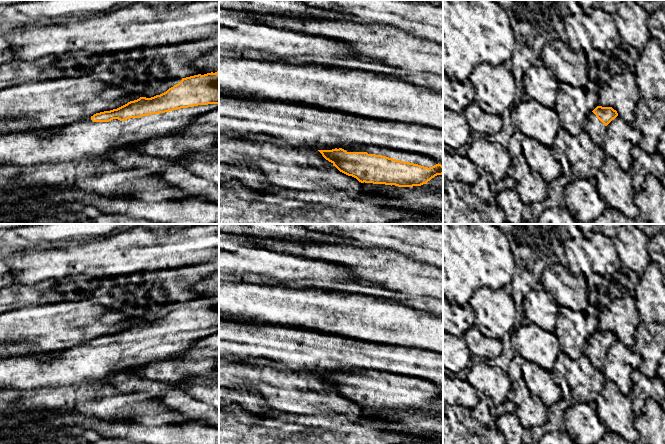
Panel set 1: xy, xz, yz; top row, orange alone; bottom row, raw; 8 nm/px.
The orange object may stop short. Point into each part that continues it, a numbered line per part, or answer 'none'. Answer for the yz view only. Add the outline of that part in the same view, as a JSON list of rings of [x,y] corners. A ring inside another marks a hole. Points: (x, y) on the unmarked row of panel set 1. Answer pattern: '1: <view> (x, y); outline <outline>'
1: yz (592, 349); outline [[[593,336],[587,337],[585,340],[583,345],[583,354],[589,358],[593,367],[602,371],[605,360],[605,349]]]

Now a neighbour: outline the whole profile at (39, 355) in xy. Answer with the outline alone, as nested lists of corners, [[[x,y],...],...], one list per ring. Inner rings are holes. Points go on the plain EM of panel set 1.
[[[36,351],[34,353],[29,353],[28,355],[32,355],[36,359],[39,359],[39,360],[45,360],[45,359],[53,358],[53,357],[55,357],[59,353],[60,352],[56,352],[56,353],[44,353],[44,352],[41,352],[41,351]]]

